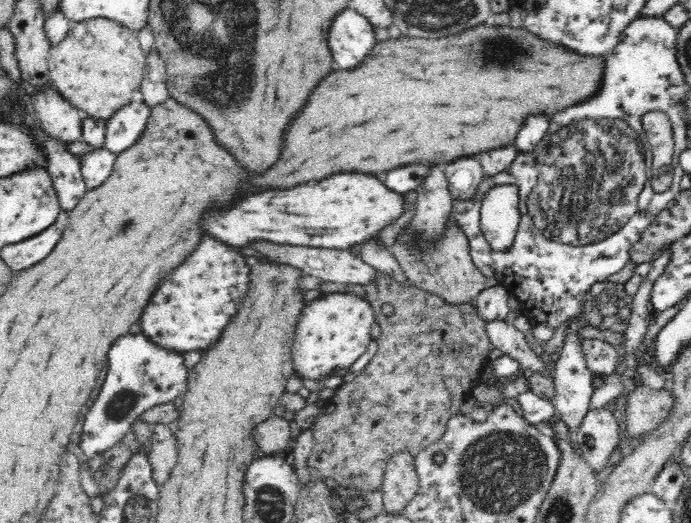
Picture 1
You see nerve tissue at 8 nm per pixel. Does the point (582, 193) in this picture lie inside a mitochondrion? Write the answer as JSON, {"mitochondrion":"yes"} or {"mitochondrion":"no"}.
{"mitochondrion":"yes"}

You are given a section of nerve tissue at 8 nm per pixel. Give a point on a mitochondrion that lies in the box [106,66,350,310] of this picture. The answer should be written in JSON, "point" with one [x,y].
{"point":[125,226]}

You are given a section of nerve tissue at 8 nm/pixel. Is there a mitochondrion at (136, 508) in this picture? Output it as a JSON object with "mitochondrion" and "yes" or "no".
{"mitochondrion":"yes"}

